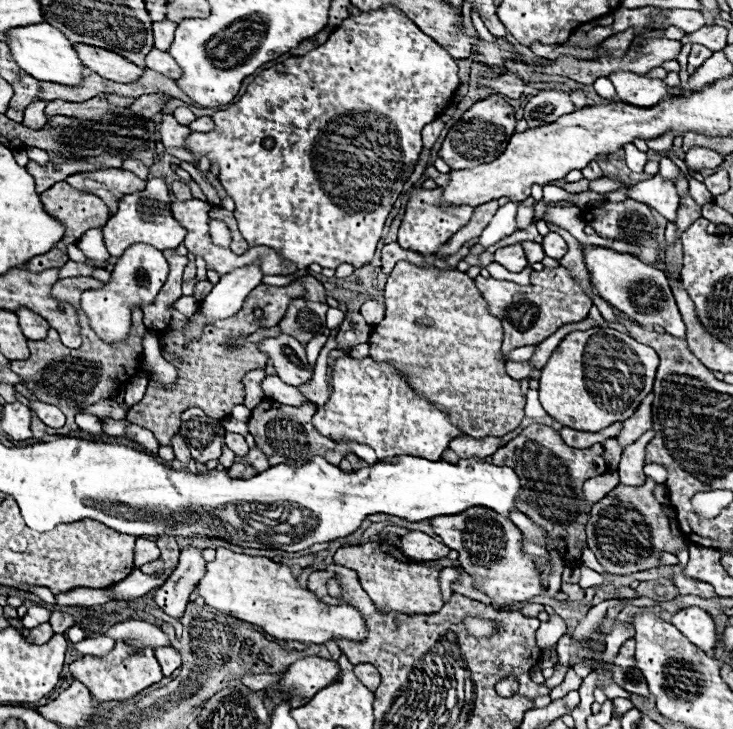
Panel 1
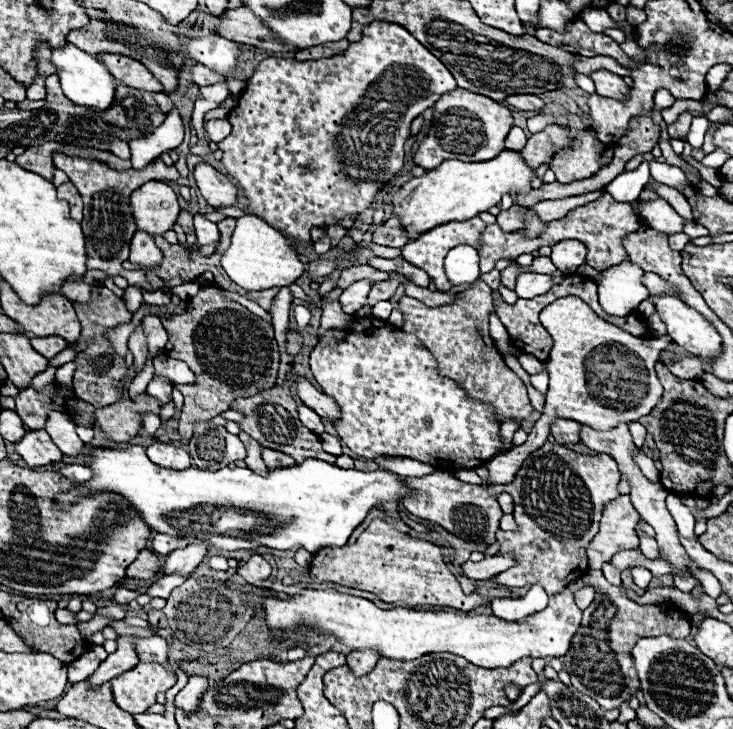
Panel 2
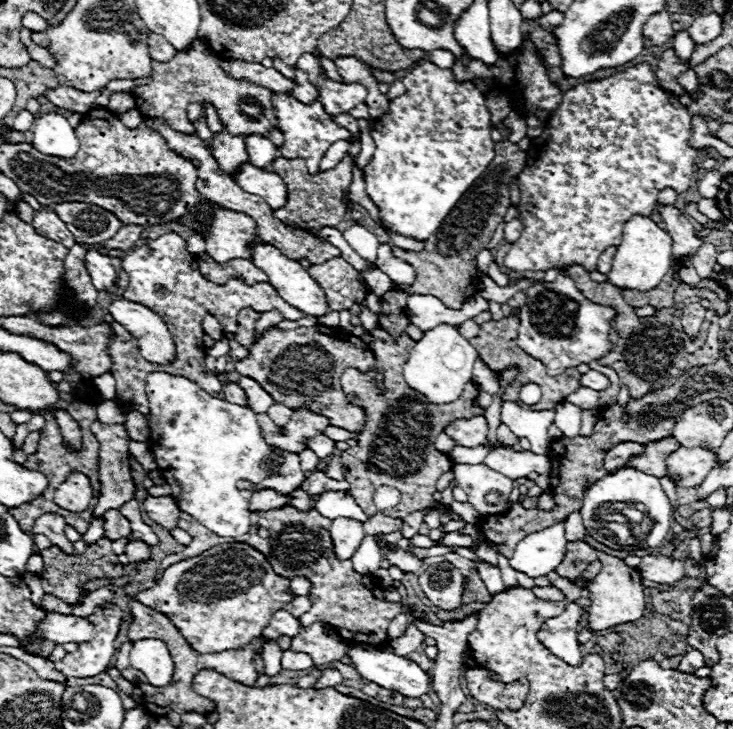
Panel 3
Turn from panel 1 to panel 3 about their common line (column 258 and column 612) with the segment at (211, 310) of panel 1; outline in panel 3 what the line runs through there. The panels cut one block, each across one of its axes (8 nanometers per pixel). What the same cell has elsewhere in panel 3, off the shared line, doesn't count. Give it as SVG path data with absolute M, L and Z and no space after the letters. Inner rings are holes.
M634 216L624 224L624 236L616 250L616 258L612 264L612 272L608 274L608 282L618 288L634 288L634 290L652 290L662 278L668 274L672 266L672 240L666 230L662 230L656 222L644 216Z

